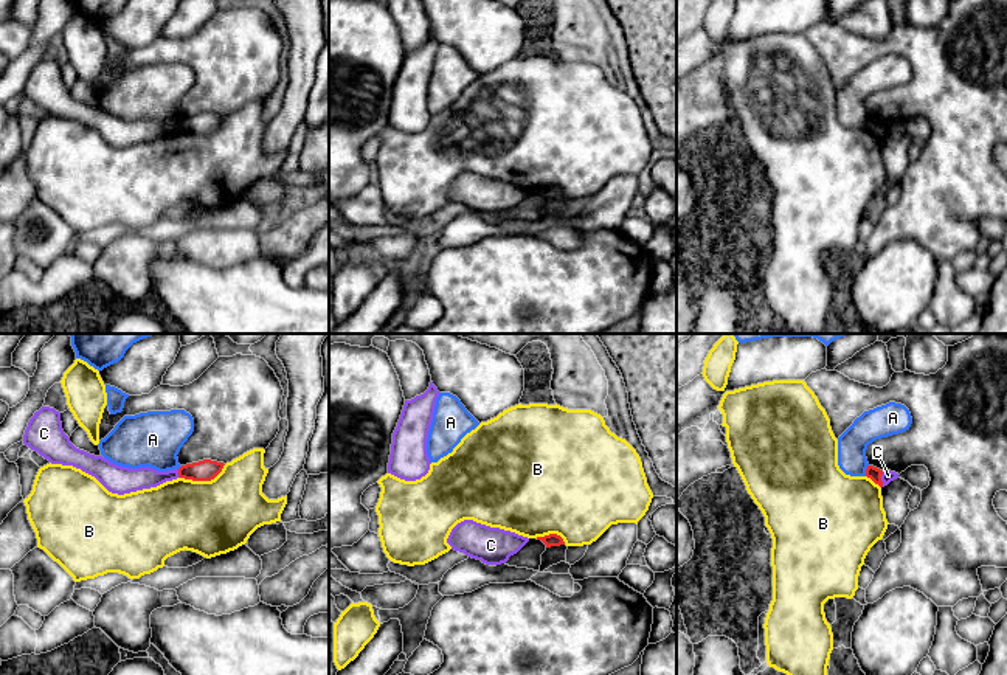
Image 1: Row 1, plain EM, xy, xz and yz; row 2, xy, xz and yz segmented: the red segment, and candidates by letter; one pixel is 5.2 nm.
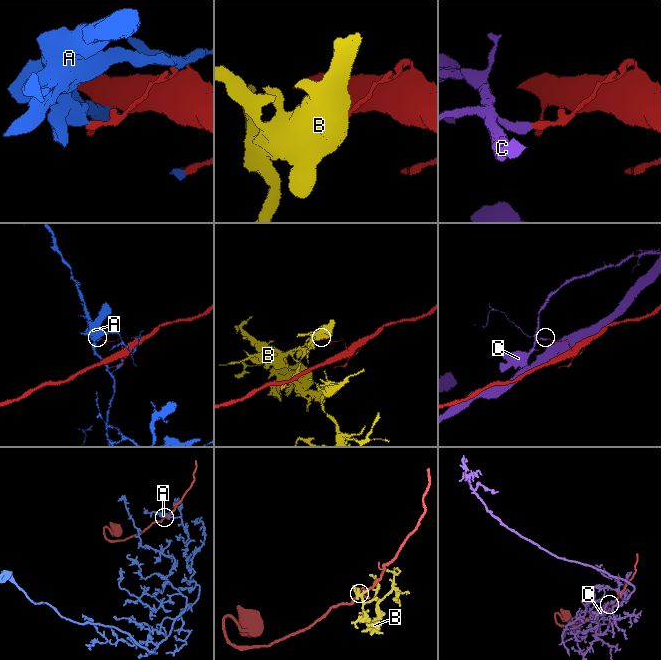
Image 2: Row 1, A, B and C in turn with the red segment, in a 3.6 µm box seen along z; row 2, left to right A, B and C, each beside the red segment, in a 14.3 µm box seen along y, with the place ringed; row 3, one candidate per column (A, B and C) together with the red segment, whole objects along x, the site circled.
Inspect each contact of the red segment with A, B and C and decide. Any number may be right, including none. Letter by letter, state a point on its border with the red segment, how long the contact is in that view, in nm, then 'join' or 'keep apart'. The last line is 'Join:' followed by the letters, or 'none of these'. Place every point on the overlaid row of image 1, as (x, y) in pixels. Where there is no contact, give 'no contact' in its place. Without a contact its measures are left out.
A: yz (866, 470) | 70 nm | keep apart
B: xy (204, 480) | 260 nm | keep apart
C: yz (880, 478) | 90 nm | keep apart
Join: none of these

